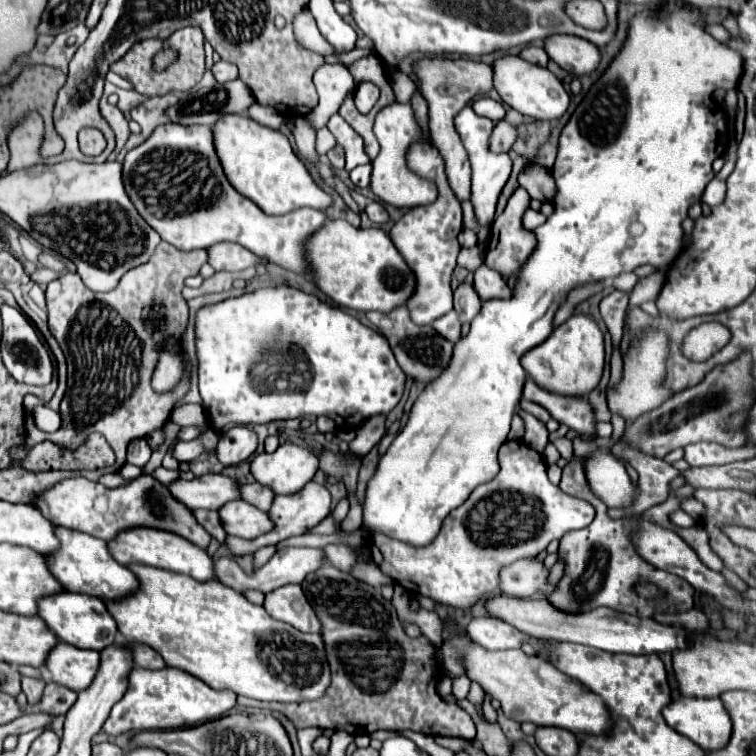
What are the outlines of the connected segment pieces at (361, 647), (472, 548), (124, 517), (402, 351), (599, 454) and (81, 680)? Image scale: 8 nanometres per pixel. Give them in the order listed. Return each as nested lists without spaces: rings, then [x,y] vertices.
[[[333,565],[309,573],[301,587],[317,613],[317,619],[321,619],[321,639],[325,643],[331,669],[329,691],[325,691],[323,699],[287,705],[261,703],[239,695],[239,705],[281,709],[297,725],[297,729],[321,727],[351,731],[353,735],[369,735],[377,729],[409,729],[431,737],[441,735],[467,741],[475,739],[473,719],[467,715],[467,727],[461,727],[461,707],[455,703],[445,703],[437,693],[437,677],[441,669],[435,665],[435,651],[431,643],[425,637],[409,639],[405,635],[391,601],[385,601],[379,589]]]
[[[505,441],[501,445],[499,467],[501,469],[493,481],[479,485],[461,507],[453,509],[445,517],[437,539],[433,539],[429,547],[409,547],[407,543],[389,539],[381,533],[369,535],[369,549],[379,569],[397,585],[405,587],[409,593],[421,593],[455,609],[467,609],[473,603],[481,601],[483,595],[491,595],[493,591],[497,591],[501,567],[511,565],[517,559],[535,557],[553,539],[561,539],[567,531],[583,529],[593,521],[593,505],[573,495],[565,495],[559,487],[555,487],[547,479],[547,467],[543,463],[543,457],[531,447],[527,447],[523,441]]]
[[[141,475],[135,481],[117,489],[107,489],[101,483],[93,483],[85,477],[69,477],[49,487],[49,491],[37,493],[31,499],[31,505],[39,507],[39,511],[45,513],[53,525],[63,525],[67,529],[83,531],[103,541],[113,539],[119,531],[129,527],[165,529],[189,539],[191,543],[203,549],[209,545],[211,539],[211,535],[195,521],[191,509],[187,509],[177,499],[173,499],[169,489],[163,483],[155,481],[151,475]]]
[[[397,307],[397,311],[391,311],[391,315],[381,315],[379,311],[369,311],[367,319],[387,337],[397,363],[401,365],[401,369],[405,371],[405,375],[423,381],[423,383],[431,383],[435,377],[441,375],[443,367],[449,365],[451,353],[453,353],[453,343],[449,343],[447,339],[443,339],[431,325],[419,327],[409,319],[407,307]]]
[[[597,449],[591,453],[585,471],[593,493],[599,495],[607,507],[629,507],[633,503],[635,489],[625,465],[609,455],[609,451]]]
[[[61,641],[49,651],[45,669],[53,683],[83,691],[91,685],[99,669],[99,651],[81,651],[79,647],[69,647],[69,643]]]

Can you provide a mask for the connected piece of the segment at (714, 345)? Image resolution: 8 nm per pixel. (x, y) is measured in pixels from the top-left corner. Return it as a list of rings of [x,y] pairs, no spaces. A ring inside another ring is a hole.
[[[703,323],[685,337],[681,353],[693,361],[709,359],[709,355],[717,353],[723,345],[727,345],[729,339],[731,333],[721,323]]]

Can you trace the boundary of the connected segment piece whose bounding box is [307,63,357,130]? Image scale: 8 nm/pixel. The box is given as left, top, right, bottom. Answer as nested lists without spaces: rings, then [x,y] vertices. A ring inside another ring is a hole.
[[[342,63],[319,67],[313,76],[314,85],[319,93],[319,105],[308,115],[311,125],[316,130],[325,127],[327,119],[339,111],[345,97],[355,91],[357,83],[348,67]]]

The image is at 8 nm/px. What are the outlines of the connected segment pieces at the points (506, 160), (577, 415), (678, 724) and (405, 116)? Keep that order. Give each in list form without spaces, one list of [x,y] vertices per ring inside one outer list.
[[[469,105],[455,117],[455,129],[463,139],[463,145],[469,153],[469,161],[473,167],[473,211],[475,211],[477,223],[481,223],[481,227],[493,223],[497,197],[499,197],[501,189],[505,187],[505,183],[511,175],[511,169],[513,169],[513,161],[507,153],[499,155],[499,153],[489,151],[489,137],[491,137],[493,127],[495,127],[495,123],[491,119],[475,115],[475,111]]]
[[[527,377],[523,387],[523,397],[527,401],[543,405],[553,419],[567,425],[569,429],[575,429],[579,433],[593,433],[595,431],[595,419],[593,409],[585,399],[579,397],[561,397],[555,393],[549,393],[535,385],[531,377]]]
[[[681,697],[663,709],[663,717],[669,727],[697,743],[703,751],[717,751],[717,747],[725,747],[725,743],[729,743],[729,713],[717,697]]]
[[[393,103],[393,105],[387,105],[385,109],[381,109],[377,119],[375,119],[373,131],[375,131],[375,135],[381,143],[381,151],[373,159],[373,173],[371,173],[369,189],[383,203],[389,203],[393,207],[417,207],[417,205],[433,203],[438,196],[435,183],[417,177],[413,171],[407,169],[407,161],[405,161],[405,153],[407,153],[409,145],[413,141],[417,141],[417,137],[421,135],[419,127],[417,127],[417,121],[413,117],[411,105],[409,103],[405,103],[405,105],[403,103]]]

